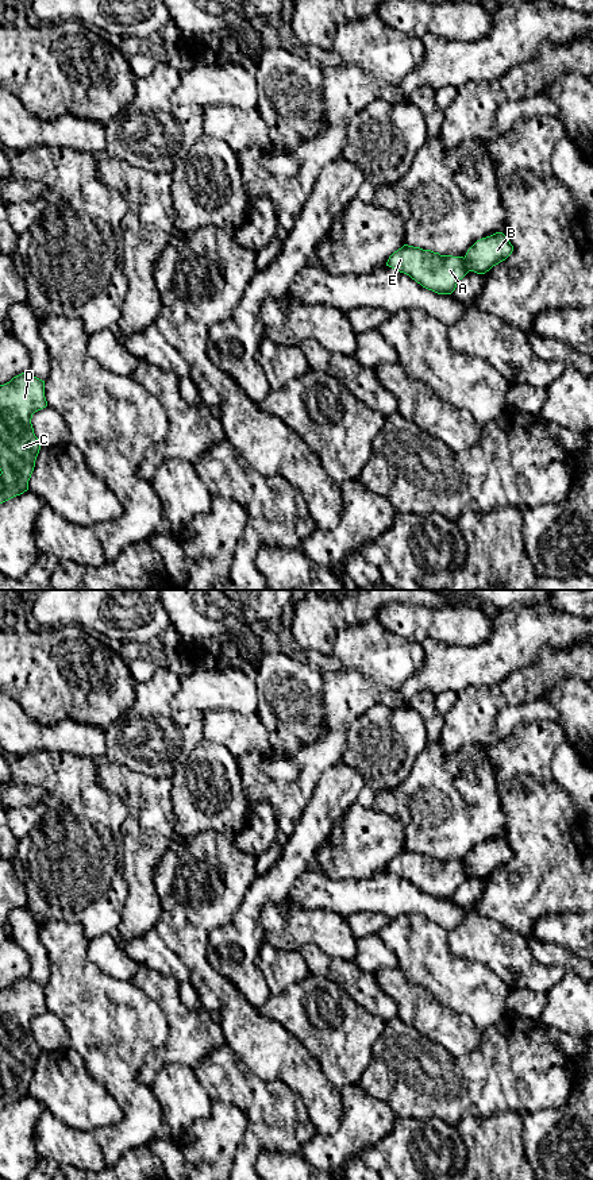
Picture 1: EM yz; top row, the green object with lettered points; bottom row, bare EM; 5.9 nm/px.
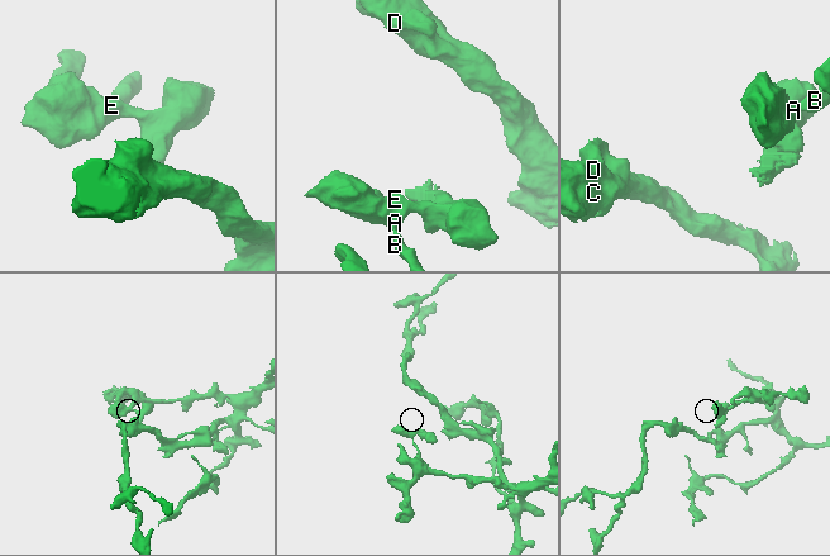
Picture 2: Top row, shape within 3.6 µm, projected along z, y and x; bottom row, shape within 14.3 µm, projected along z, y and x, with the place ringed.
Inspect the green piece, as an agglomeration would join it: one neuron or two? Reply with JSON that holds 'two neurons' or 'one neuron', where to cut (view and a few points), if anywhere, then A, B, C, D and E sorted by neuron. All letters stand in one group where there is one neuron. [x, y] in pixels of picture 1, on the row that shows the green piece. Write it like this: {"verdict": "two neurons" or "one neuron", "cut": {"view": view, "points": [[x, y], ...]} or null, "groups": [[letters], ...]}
{"verdict": "two neurons", "cut": {"view": "yz", "points": [[463, 258], [469, 270]]}, "groups": [["A", "E"], ["B", "C", "D"]]}

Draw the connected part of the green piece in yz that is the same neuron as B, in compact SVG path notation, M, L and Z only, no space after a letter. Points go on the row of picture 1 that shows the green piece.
M502 232L477 240L466 252L465 261L469 271L485 274L493 266L505 261L513 251L513 246Z

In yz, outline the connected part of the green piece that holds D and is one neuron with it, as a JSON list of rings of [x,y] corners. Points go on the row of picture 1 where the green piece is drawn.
[[[28,371],[0,385],[0,504],[28,490],[41,450],[31,419],[46,406],[45,381]]]

